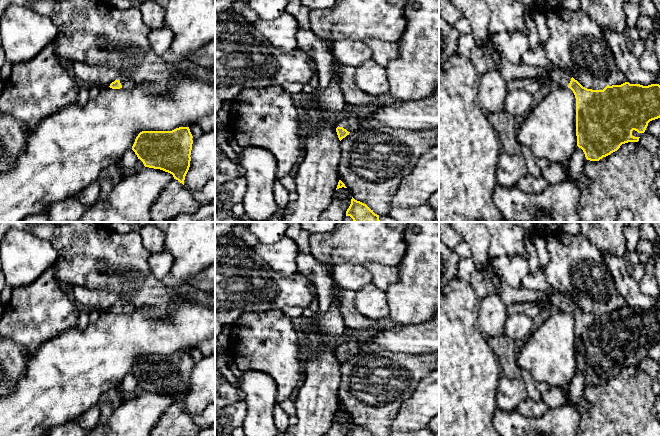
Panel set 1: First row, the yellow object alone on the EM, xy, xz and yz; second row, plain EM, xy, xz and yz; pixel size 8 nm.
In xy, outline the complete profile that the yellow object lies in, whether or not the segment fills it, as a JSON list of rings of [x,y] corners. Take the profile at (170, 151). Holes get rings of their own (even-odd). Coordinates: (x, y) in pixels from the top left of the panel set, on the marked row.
[[[189,127],[172,131],[142,131],[132,150],[145,167],[168,172],[184,185],[190,167],[192,138]]]

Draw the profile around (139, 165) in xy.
[[[138,159],[136,165],[133,168],[124,168],[123,177],[131,176],[141,170],[144,166],[143,162]]]

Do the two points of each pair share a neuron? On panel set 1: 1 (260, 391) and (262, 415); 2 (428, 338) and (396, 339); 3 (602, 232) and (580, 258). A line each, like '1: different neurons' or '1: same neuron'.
1: same neuron
2: same neuron
3: different neurons

